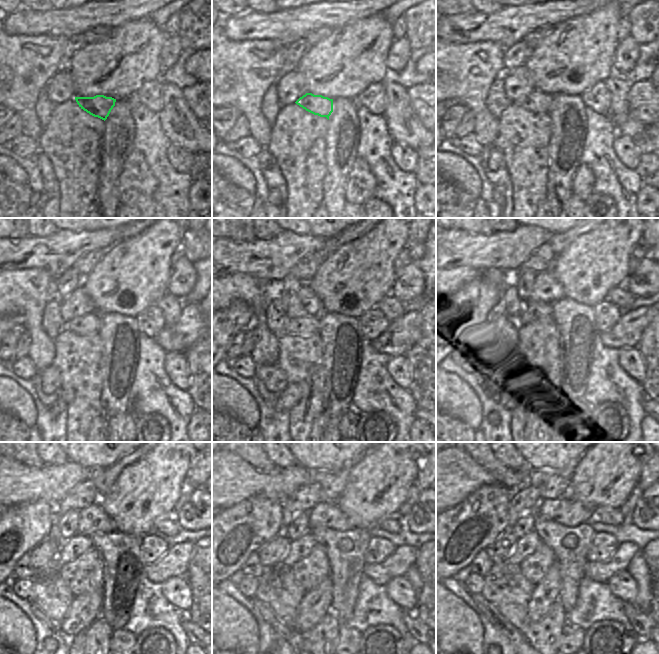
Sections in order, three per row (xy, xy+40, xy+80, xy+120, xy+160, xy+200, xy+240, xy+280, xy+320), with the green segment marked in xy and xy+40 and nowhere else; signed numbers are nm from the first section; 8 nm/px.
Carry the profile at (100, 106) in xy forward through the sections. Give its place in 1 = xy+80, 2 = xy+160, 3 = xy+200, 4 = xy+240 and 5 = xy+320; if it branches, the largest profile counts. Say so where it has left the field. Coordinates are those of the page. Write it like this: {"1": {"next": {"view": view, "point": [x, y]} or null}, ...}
{"1": {"next": {"view": "xy+80", "point": [537, 101]}}, "2": {"next": {"view": "xy+160", "point": [304, 327]}}, "3": {"next": {"view": "xy+200", "point": [515, 323]}}, "4": {"next": {"view": "xy+240", "point": [72, 548]}}, "5": {"next": {"view": "xy+320", "point": [524, 546]}}}

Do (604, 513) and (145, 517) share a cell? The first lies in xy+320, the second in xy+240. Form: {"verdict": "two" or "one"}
{"verdict": "two"}

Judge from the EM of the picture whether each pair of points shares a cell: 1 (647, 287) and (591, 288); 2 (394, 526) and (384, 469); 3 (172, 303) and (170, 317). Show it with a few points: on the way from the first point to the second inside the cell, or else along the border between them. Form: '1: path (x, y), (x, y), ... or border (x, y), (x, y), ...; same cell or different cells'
1: border (630, 272), (618, 286); different cells
2: border (396, 510), (385, 514), (377, 522), (376, 526); different cells
3: path (171, 306), (170, 314); same cell

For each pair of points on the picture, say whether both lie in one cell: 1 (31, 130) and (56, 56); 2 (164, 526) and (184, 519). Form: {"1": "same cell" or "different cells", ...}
{"1": "same cell", "2": "different cells"}

